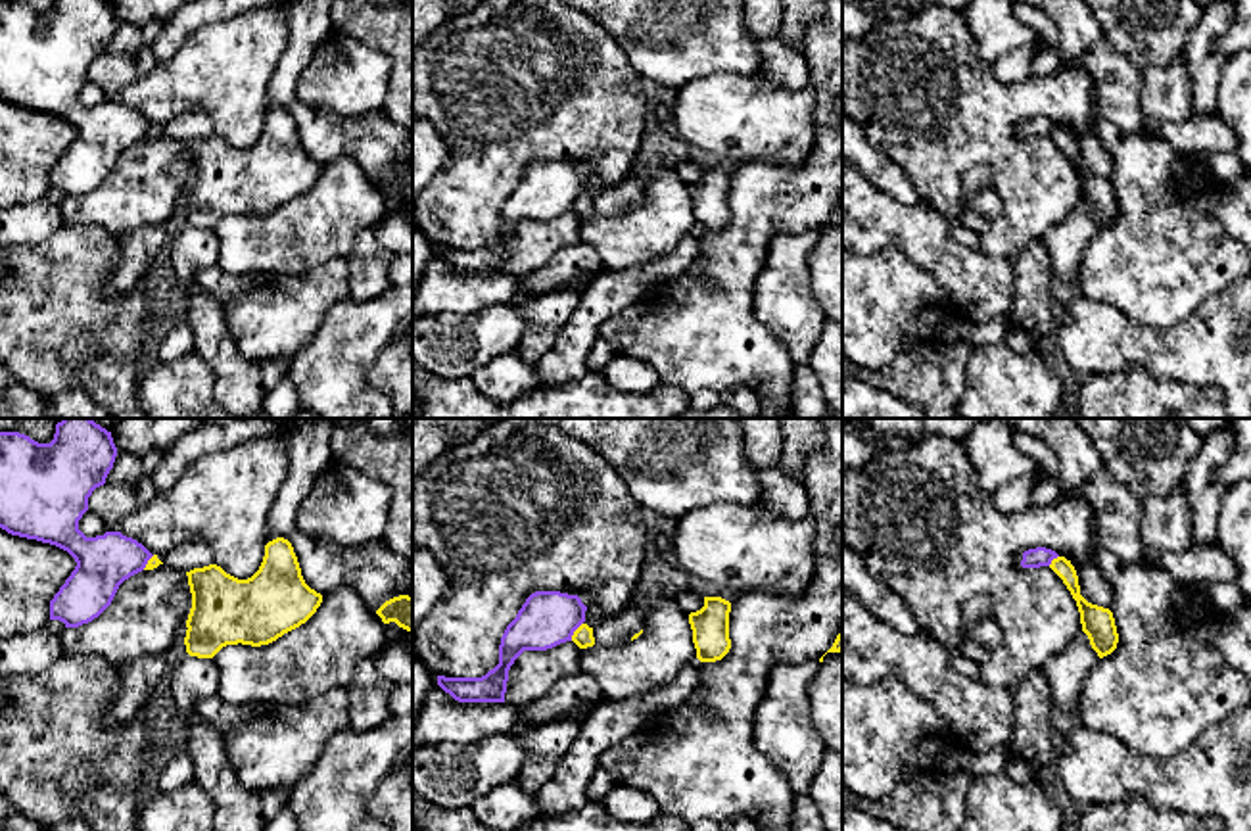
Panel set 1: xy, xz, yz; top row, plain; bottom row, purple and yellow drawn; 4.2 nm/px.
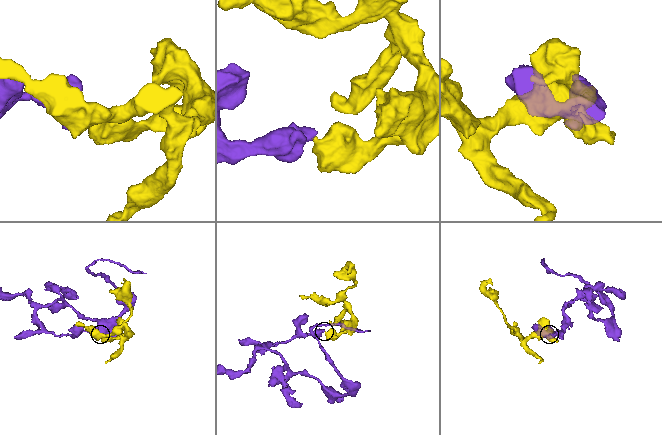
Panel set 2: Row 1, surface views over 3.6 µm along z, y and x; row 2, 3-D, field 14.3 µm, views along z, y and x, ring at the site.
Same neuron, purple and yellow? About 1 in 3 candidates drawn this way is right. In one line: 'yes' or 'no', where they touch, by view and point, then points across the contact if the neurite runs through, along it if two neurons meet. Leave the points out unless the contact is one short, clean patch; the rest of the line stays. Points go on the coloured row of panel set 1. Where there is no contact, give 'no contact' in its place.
no | xz (574, 630) | along xz (582, 622), (570, 640)

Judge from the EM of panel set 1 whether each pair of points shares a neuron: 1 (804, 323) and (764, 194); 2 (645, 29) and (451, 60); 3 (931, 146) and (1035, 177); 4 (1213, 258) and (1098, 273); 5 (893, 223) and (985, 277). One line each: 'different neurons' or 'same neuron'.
1: different neurons
2: different neurons
3: same neuron
4: same neuron
5: same neuron

